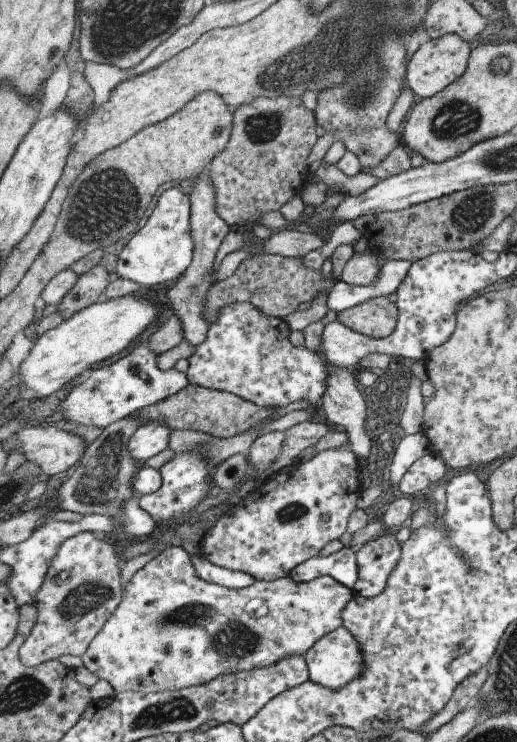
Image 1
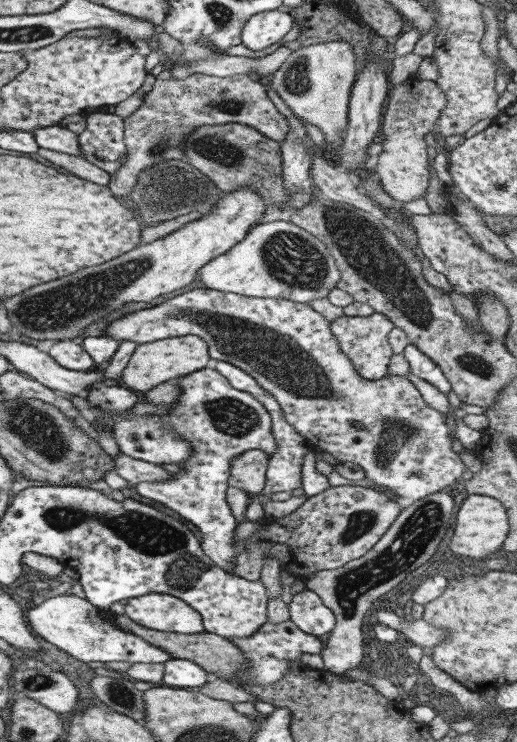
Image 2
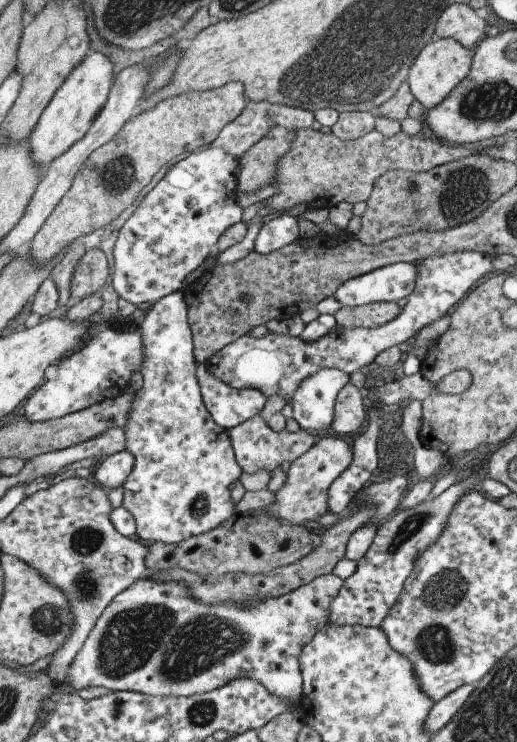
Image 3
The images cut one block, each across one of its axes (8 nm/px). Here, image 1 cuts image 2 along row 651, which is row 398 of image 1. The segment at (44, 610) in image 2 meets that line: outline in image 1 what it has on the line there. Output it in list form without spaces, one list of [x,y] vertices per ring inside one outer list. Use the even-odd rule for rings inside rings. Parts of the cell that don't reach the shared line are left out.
[[[147,342],[139,344],[139,346],[133,347],[133,350],[129,350],[125,356],[121,356],[119,360],[114,360],[105,363],[105,366],[101,368],[92,368],[83,374],[83,378],[73,385],[71,391],[63,397],[63,400],[59,402],[59,414],[63,416],[62,422],[71,422],[75,426],[99,426],[101,428],[128,416],[136,410],[147,408],[147,406],[153,406],[158,404],[161,400],[169,398],[171,394],[177,394],[184,386],[187,386],[188,379],[184,372],[188,370],[188,360],[180,358],[174,364],[174,366],[165,371],[157,368],[157,357],[155,352],[147,346]]]

